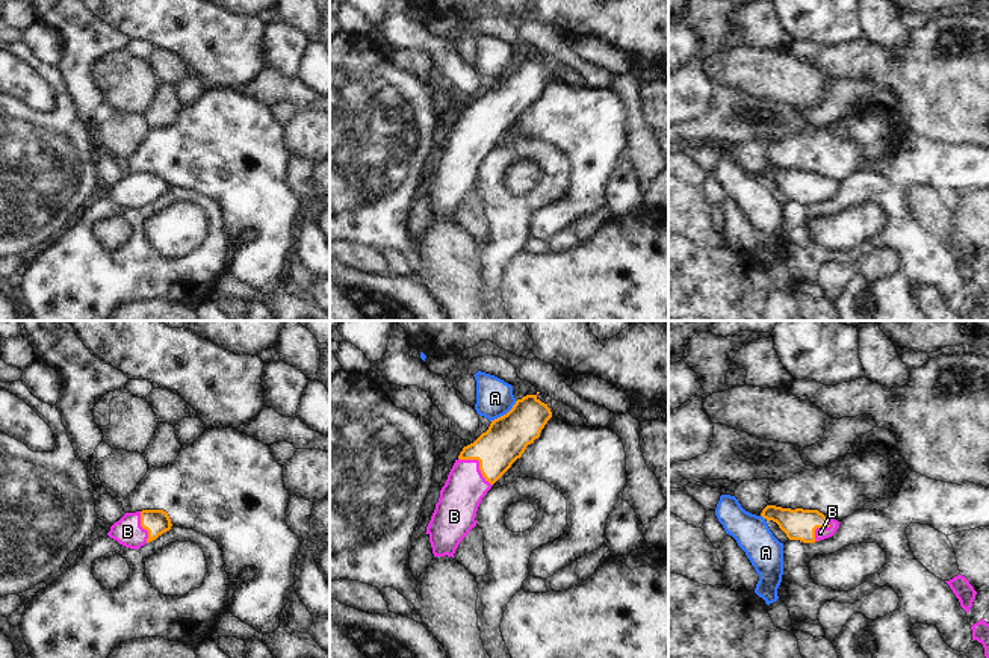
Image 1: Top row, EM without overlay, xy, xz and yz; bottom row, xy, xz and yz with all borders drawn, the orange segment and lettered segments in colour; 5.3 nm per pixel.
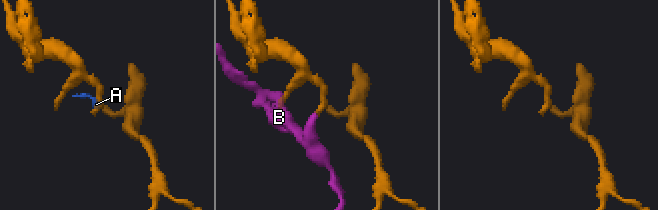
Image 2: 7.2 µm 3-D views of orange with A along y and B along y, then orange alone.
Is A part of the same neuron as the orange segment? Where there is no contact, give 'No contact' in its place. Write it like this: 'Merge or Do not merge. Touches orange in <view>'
Do not merge. Touches orange in xz.

